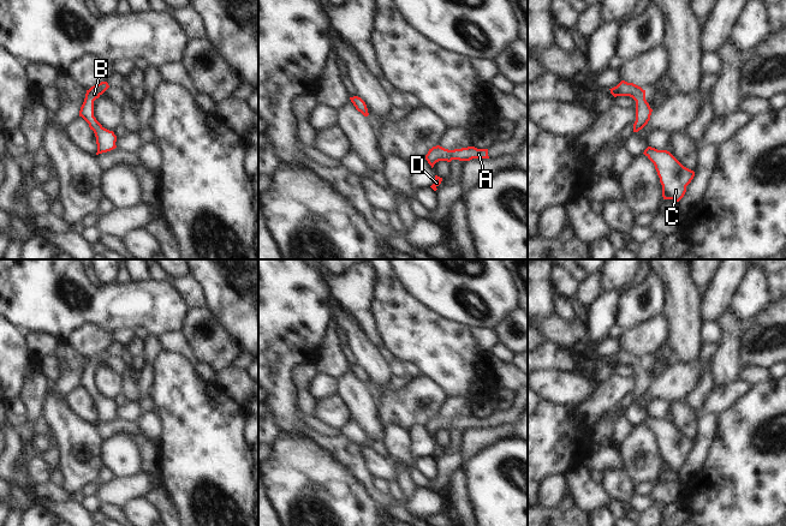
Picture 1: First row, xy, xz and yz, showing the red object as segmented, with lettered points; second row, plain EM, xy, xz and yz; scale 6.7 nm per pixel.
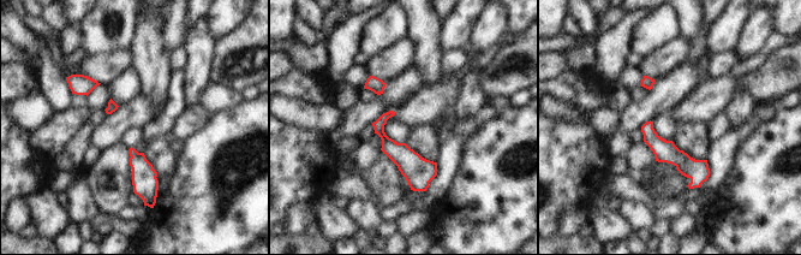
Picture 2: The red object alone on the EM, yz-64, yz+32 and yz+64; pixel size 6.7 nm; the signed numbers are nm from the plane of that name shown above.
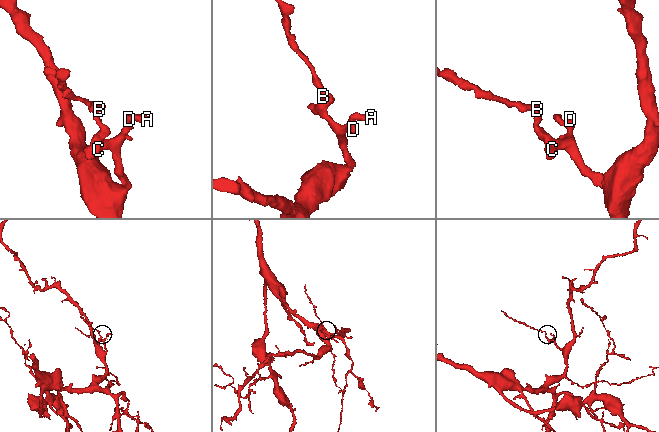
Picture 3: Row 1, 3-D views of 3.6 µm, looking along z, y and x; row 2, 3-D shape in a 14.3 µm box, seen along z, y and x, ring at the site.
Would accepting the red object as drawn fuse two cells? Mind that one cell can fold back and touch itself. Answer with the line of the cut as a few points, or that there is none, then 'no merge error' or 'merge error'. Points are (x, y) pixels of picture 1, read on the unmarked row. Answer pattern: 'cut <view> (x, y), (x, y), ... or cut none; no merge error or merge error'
cut none; no merge error

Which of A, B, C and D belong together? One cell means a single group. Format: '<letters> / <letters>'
A B C D

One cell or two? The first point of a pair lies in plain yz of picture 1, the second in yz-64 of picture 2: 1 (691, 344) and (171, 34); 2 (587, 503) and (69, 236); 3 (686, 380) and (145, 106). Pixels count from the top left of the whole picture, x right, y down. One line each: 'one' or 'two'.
1: two
2: two
3: one

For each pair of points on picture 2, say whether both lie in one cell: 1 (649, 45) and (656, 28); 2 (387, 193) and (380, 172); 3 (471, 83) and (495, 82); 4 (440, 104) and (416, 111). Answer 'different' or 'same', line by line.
1: same
2: same
3: different
4: same

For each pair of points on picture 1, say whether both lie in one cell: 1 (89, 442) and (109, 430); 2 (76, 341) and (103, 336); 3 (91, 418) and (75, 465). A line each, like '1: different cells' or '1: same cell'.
1: different cells
2: same cell
3: different cells

